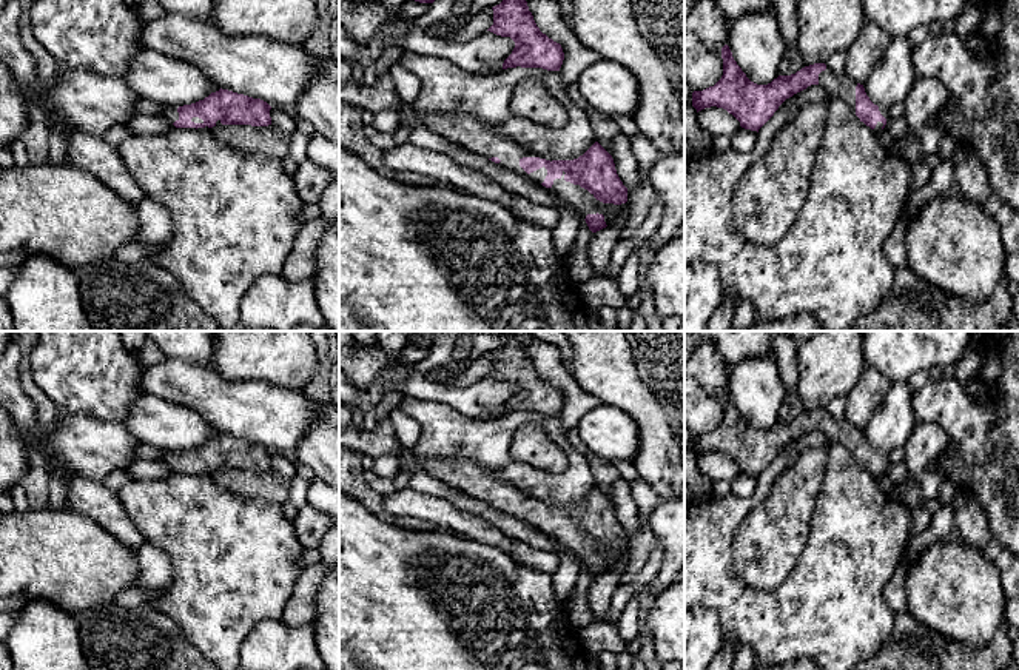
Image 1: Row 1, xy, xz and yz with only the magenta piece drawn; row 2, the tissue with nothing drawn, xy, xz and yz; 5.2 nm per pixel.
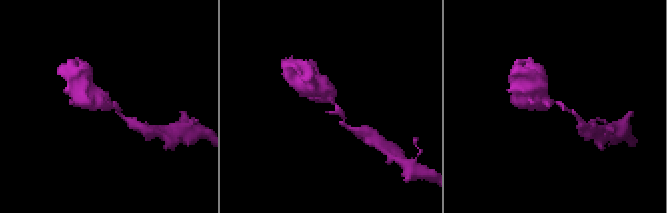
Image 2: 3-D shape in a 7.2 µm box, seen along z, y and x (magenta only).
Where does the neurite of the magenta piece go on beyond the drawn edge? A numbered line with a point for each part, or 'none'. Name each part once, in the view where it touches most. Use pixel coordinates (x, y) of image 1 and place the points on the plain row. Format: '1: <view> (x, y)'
1: xz (467, 476)

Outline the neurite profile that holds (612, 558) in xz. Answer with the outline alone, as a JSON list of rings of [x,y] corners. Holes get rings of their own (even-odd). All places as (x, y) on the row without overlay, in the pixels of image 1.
[[[595,545],[595,553],[598,559],[604,561],[606,570],[610,570],[624,561],[627,554],[627,547],[621,550],[614,550],[614,548],[603,548],[600,545]]]

